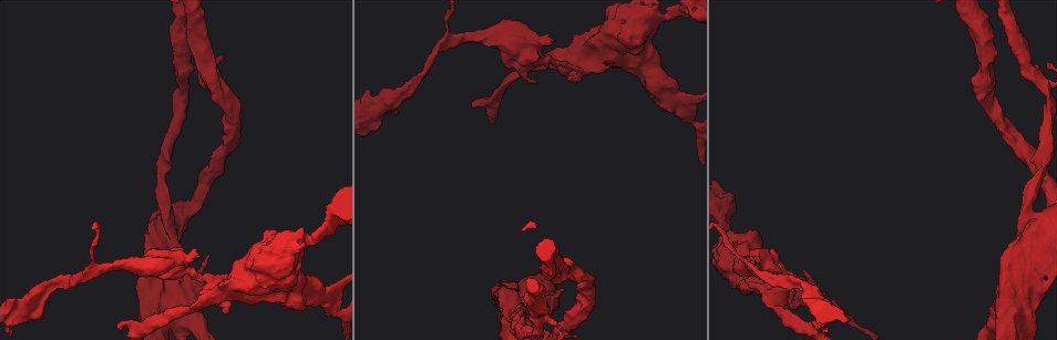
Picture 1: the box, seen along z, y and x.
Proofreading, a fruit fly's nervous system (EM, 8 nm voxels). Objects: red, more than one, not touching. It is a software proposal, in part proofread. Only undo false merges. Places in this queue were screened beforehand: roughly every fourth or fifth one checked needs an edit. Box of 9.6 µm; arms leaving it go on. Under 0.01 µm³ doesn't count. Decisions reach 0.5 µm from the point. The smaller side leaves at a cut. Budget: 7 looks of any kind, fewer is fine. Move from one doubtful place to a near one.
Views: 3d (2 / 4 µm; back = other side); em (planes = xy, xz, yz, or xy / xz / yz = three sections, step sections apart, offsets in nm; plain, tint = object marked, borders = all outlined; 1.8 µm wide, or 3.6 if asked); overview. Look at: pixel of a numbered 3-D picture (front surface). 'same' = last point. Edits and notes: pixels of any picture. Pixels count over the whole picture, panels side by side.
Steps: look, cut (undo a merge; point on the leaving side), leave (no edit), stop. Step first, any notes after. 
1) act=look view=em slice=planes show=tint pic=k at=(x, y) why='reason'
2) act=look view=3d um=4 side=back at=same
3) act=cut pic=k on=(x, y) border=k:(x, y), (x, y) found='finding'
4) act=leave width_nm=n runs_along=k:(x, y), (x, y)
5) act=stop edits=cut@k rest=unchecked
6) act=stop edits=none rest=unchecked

act=look view=3d um=4 side=back pic=1 at=(732, 243) why='sharp bend'

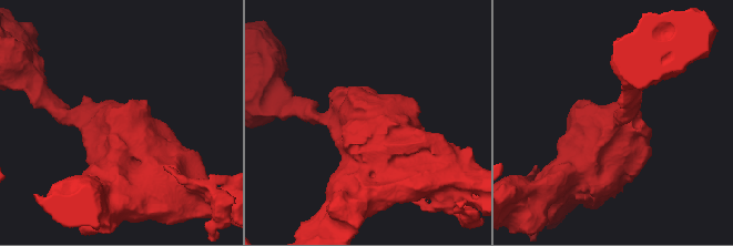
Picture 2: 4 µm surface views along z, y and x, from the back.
act=look view=em um=3.6 slice=planes show=tint pic=2 at=(102, 121)

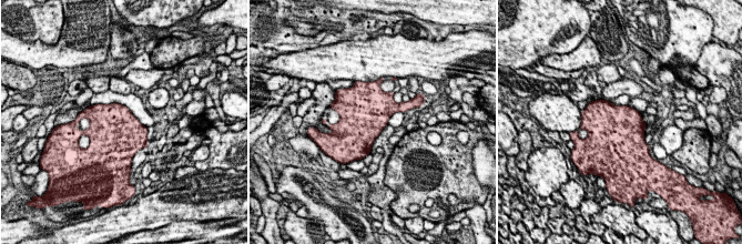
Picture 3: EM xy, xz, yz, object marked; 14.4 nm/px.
act=leave found='all the same neuron'

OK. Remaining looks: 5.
act=look view=3d um=4 pic=1 at=(773, 289) why='three-way junction'

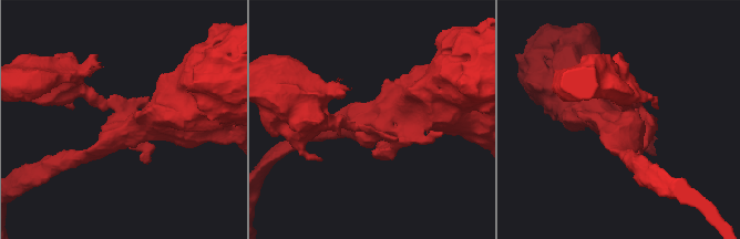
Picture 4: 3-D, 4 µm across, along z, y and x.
act=look view=em um=3.6 slice=planes show=tint pic=4 at=(621, 121) why='now the EM'

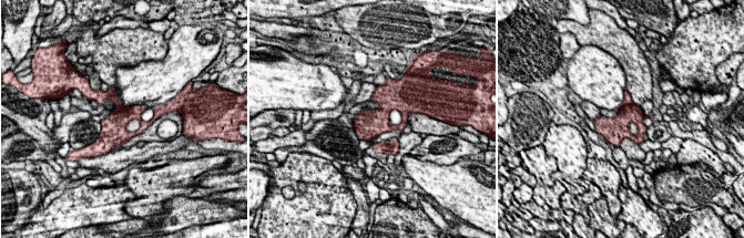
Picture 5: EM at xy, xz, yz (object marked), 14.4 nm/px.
act=cut pic=5 on=(628, 99) border=5:(632, 103), (624, 105) found='two neurons meet here'

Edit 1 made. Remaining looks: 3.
act=stop edits=cut@5 rest=unchecked

